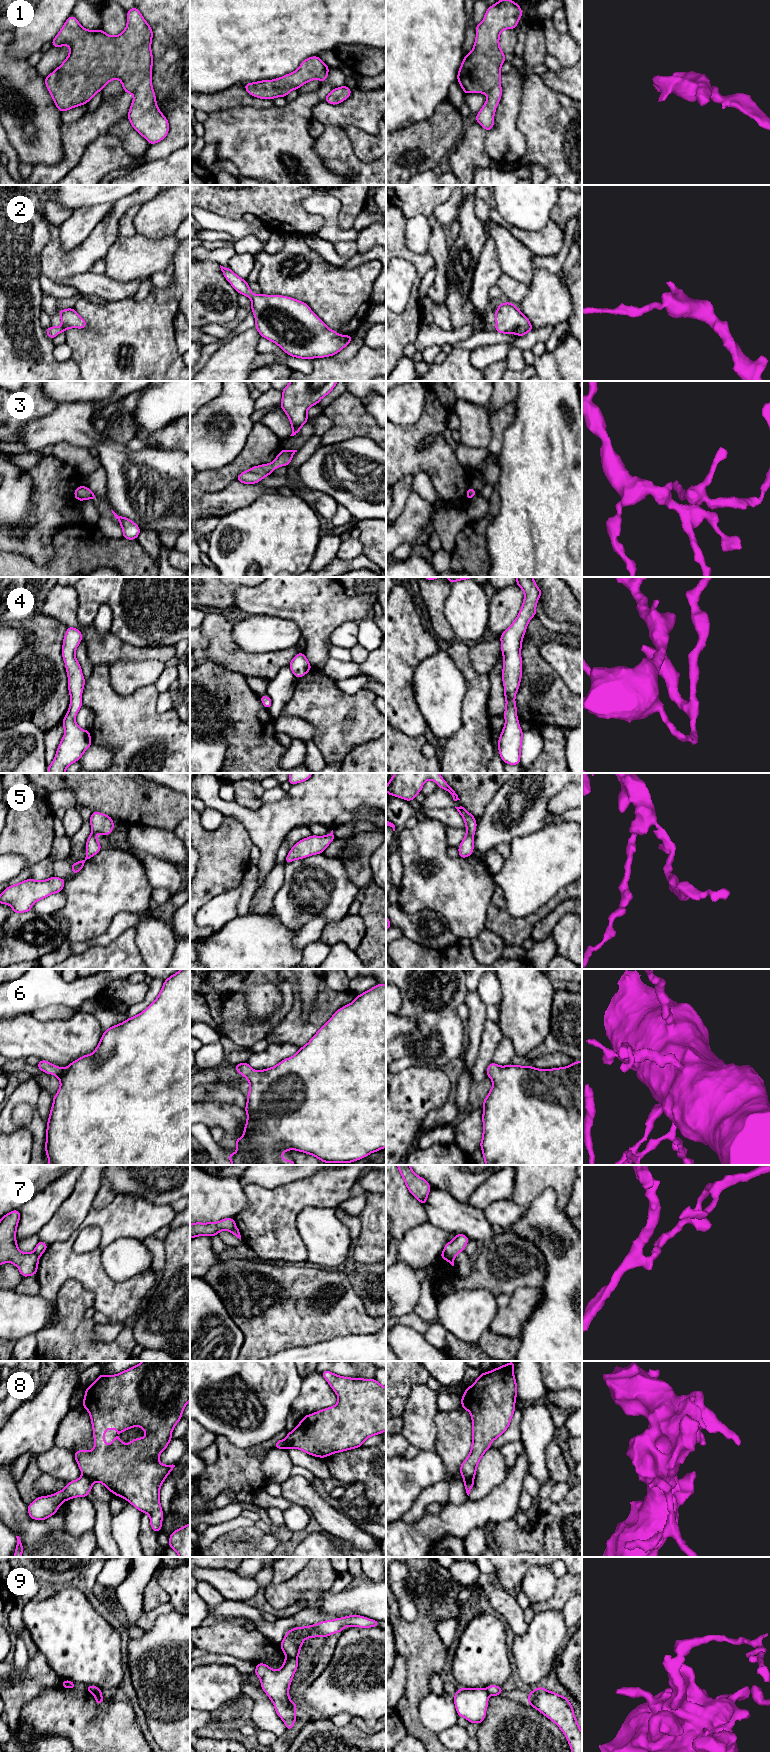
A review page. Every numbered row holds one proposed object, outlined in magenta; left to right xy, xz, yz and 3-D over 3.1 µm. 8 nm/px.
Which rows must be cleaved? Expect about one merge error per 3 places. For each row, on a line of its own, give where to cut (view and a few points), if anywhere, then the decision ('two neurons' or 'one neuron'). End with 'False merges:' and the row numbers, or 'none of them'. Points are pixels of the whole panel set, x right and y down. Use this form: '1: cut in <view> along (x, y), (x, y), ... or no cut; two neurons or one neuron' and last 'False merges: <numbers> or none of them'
1: no cut; one neuron
2: no cut; one neuron
3: no cut; one neuron
4: no cut; one neuron
5: no cut; one neuron
6: no cut; one neuron
7: cut in yz along (444, 1250), (453, 1261); two neurons
8: cut in xy along (82, 1474), (92, 1482); two neurons
9: cut in xz along (286, 1655), (296, 1658); two neurons
False merges: 7, 8, 9

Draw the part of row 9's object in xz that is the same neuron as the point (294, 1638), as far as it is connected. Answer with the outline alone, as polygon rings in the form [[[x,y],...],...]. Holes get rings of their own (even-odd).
[[[350,1615],[334,1620],[323,1621],[306,1627],[296,1627],[289,1630],[280,1644],[280,1648],[288,1657],[297,1658],[300,1654],[300,1648],[306,1638],[315,1638],[318,1636],[328,1637],[337,1632],[343,1632],[345,1626],[352,1627],[378,1627],[379,1621],[369,1618]]]

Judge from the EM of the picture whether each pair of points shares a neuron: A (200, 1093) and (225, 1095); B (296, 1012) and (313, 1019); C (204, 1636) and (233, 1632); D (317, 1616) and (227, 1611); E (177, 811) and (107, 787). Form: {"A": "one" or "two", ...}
{"A": "one", "B": "one", "C": "one", "D": "one", "E": "one"}

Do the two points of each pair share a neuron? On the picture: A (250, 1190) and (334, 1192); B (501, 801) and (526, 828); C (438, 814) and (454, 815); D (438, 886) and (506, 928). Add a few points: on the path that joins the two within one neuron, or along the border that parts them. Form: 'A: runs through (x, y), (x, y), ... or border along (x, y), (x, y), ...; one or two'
A: runs through (271, 1196), (295, 1196), (304, 1192), (313, 1192); one
B: runs through (491, 816), (489, 822), (494, 829), (511, 831); one
C: runs through (442, 814), (450, 815); one
D: border along (492, 892), (492, 897), (487, 907), (484, 927); two

